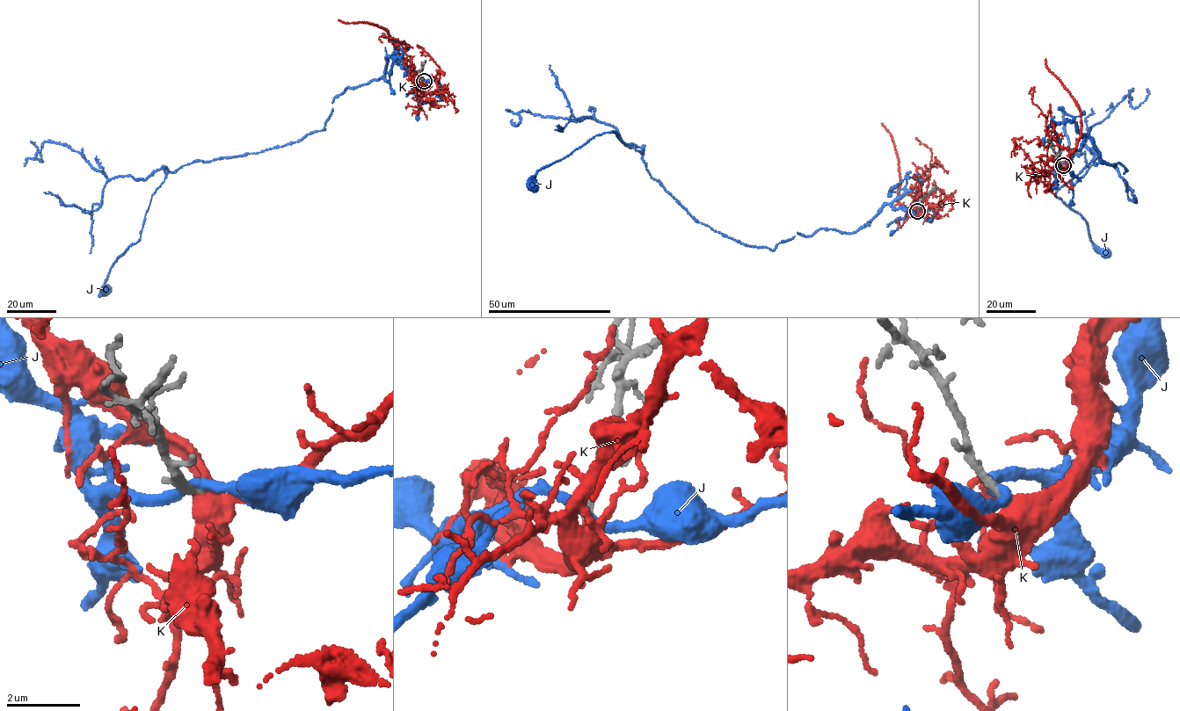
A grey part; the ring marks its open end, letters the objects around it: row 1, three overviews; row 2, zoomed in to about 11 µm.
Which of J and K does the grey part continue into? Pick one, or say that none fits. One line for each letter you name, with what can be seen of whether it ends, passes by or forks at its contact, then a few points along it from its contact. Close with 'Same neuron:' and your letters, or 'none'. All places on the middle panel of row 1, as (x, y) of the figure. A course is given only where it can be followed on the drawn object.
K: it passes by | via (917, 211), (913, 213), (909, 206), (899, 202), (900, 184), (895, 146), (881, 122)
Same neuron: K

